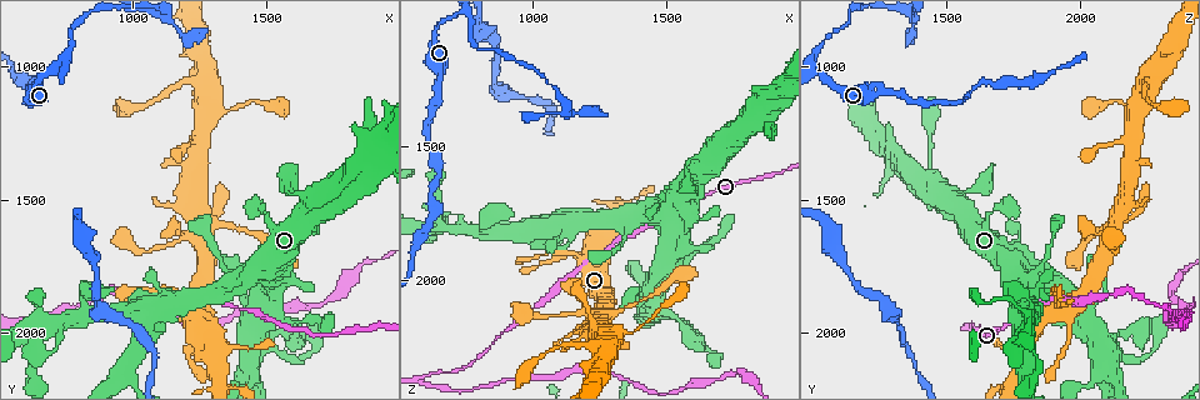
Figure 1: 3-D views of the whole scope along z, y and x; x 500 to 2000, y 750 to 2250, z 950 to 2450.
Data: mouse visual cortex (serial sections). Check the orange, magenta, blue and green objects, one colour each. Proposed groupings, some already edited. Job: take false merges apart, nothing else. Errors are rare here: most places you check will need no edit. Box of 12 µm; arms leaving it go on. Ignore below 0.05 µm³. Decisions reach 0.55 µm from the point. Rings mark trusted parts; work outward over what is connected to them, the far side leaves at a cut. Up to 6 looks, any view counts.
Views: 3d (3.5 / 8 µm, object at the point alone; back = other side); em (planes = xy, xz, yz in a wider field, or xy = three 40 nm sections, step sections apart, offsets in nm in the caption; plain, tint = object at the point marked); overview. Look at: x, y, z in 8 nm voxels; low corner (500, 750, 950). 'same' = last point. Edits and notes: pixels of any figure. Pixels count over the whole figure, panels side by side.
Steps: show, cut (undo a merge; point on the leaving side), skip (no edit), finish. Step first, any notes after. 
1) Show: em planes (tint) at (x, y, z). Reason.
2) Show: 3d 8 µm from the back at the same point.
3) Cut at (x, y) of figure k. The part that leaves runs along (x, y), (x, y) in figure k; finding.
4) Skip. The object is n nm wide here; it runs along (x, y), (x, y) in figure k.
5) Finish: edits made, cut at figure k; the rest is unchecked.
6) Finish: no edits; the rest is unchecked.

Show: 3d 3.5 µm from the back at (1260, 1990, 1800). Branch point.

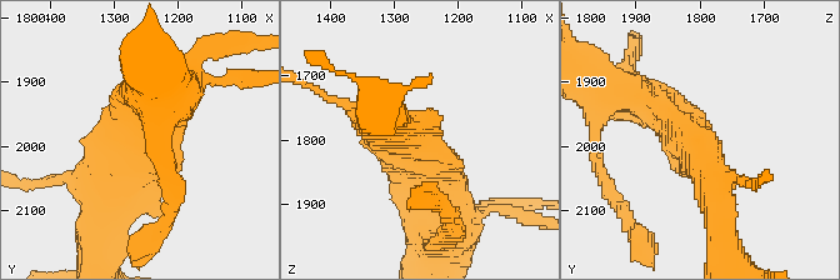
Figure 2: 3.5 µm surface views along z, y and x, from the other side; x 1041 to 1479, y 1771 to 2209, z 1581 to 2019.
Show: em xy step 1 (plain) at (1260, 1995, 1810). Now the EM.

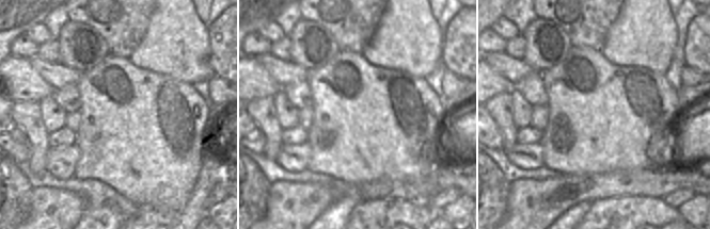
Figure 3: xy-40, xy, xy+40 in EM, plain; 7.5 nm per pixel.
Show: em xy step 1 (tint) at the same point. Where the object lies.

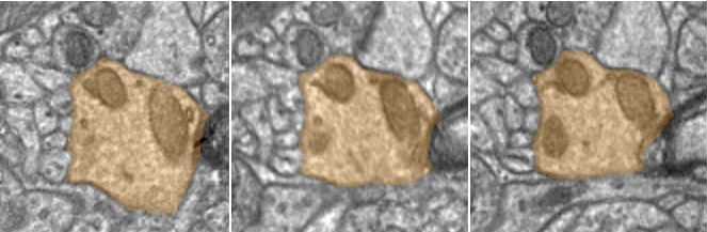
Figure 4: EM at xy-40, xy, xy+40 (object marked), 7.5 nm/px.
Skip. All the same cell.

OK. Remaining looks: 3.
Show: 3d 3.5 µm at (680, 1990, 1820). Looks like a crossing.

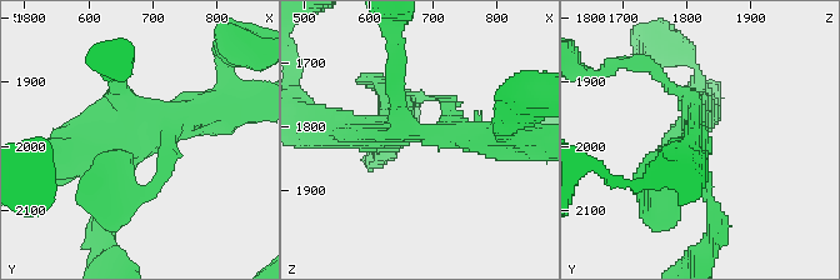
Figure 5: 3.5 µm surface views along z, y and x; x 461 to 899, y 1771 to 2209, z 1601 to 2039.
Show: em xy step 1 (plain) at (675, 1990, 1815).

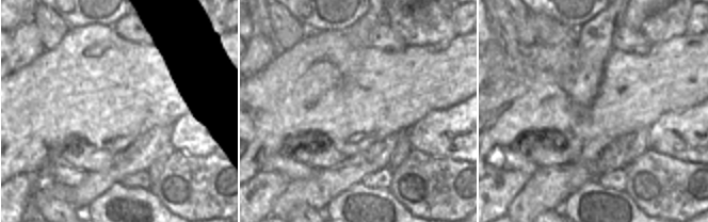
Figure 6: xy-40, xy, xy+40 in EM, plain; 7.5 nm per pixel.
Show: em xy step 1 (tint) at the same point. With the object marked.

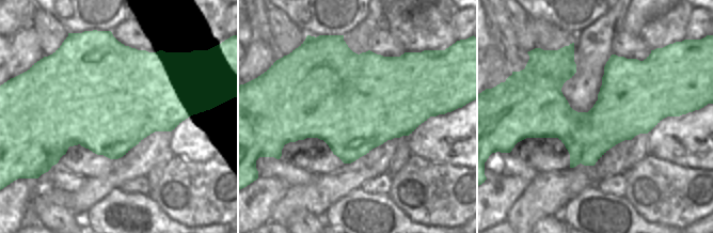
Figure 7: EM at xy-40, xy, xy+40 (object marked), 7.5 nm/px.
Skip. Continuous, no second cell.

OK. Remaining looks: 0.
Finish: no edits; the rest is unchecked.

